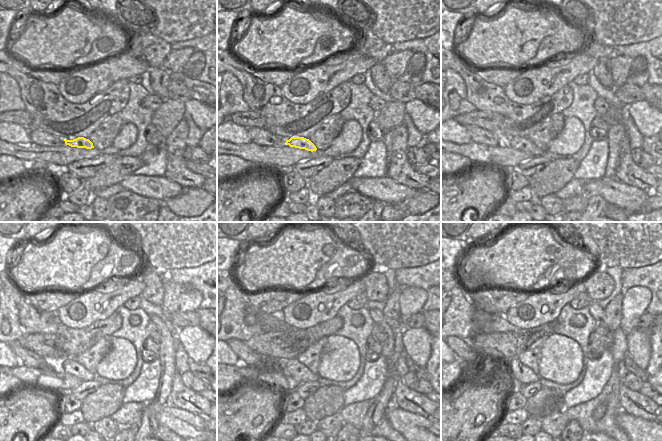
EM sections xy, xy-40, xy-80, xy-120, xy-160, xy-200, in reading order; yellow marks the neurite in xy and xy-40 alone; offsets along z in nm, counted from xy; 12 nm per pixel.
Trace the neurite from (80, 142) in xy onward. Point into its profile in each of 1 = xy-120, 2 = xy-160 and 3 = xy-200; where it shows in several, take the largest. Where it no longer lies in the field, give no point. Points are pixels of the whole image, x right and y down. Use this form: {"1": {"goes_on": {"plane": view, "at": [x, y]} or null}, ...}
{"1": {"goes_on": {"plane": "xy-120", "at": [71, 366]}}, "2": {"goes_on": {"plane": "xy-160", "at": [298, 371]}}, "3": {"goes_on": {"plane": "xy-200", "at": [525, 375]}}}

